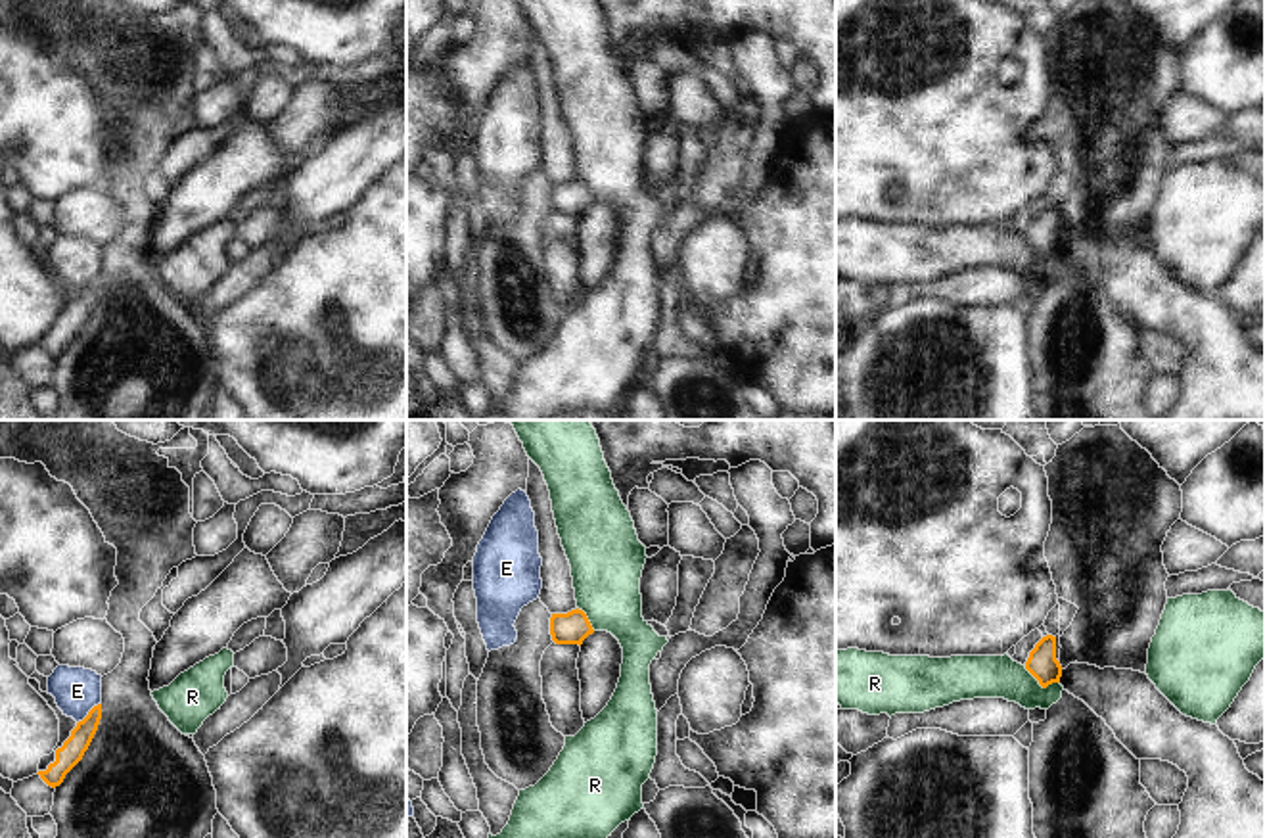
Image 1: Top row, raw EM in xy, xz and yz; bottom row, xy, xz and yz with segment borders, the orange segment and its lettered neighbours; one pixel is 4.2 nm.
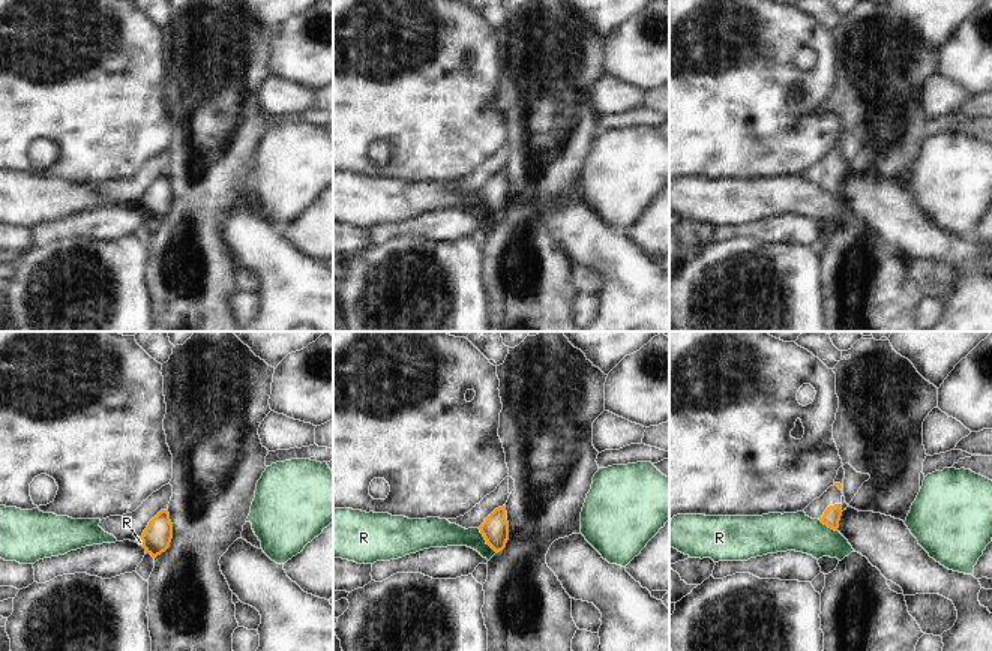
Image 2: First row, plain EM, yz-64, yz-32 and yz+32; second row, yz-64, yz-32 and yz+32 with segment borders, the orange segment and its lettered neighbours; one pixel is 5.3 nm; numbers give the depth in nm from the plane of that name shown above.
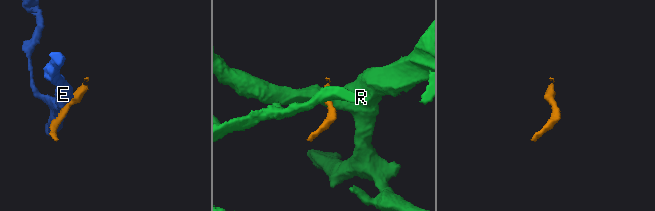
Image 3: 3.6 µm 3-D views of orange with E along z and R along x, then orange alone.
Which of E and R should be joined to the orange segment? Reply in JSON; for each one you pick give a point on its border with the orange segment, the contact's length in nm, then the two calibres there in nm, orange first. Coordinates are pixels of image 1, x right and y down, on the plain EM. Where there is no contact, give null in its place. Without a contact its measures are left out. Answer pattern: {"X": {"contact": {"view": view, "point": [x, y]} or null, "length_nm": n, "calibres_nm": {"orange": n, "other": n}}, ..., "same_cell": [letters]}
{"same_cell": []}

